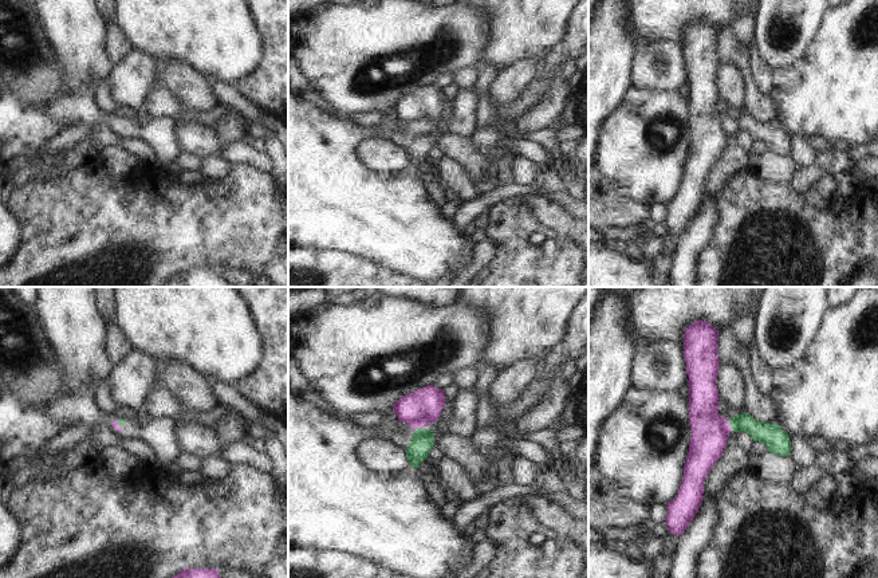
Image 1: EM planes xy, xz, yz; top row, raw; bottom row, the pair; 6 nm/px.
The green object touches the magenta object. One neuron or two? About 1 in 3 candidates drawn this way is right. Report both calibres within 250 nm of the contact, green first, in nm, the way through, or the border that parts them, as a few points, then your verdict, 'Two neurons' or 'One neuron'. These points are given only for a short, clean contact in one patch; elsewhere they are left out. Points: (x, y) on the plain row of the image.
Thickness 140 nm (green) against 220 nm. Boundary: xz (424, 126), (418, 126), (414, 130). Two neurons

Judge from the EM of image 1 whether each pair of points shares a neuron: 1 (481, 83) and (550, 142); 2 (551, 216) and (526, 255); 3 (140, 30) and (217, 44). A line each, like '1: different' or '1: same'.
1: same
2: different
3: same

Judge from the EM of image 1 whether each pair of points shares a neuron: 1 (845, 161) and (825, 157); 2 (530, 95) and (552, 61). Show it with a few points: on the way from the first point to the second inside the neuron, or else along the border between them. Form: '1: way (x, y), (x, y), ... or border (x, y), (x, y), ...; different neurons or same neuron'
1: way (839, 161), (830, 160); same neuron
2: way (538, 87), (542, 83), (544, 69); same neuron

